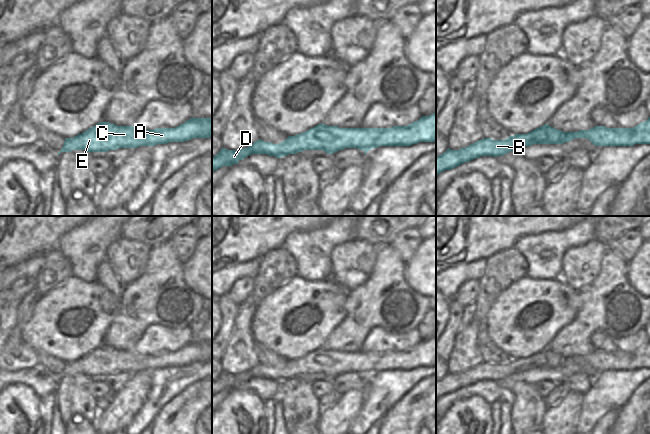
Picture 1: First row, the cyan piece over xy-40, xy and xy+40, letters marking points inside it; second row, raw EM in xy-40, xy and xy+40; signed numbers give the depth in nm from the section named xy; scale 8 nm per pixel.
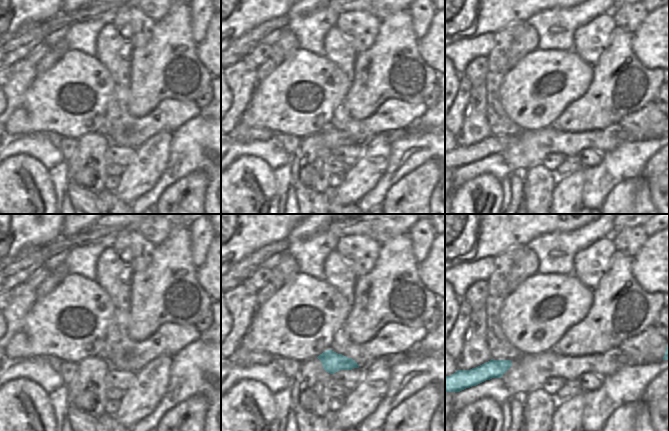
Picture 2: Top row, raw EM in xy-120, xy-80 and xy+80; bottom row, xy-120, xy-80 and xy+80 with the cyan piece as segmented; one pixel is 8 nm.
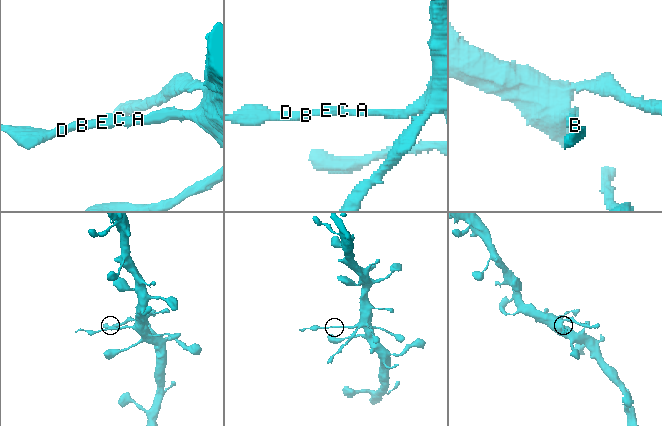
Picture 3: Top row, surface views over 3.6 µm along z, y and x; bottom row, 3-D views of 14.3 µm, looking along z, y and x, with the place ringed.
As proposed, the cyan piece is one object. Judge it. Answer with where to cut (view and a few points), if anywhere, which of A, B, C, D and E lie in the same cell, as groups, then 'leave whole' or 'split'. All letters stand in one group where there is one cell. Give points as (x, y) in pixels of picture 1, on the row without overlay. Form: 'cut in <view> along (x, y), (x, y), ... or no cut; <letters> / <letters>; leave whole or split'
cut in xy along (287, 362), (290, 368), (297, 373), (303, 374); A C E / B D; split

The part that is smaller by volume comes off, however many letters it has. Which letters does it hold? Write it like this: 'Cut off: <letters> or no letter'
Cut off: B, D

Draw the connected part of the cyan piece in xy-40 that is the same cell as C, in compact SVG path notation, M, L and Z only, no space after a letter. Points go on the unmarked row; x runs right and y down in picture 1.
M191 342L175 352L155 352L139 354L134 350L117 350L109 346L99 346L85 356L66 362L72 374L87 376L107 376L119 372L155 370L169 366L185 366L193 362L212 360L212 342Z

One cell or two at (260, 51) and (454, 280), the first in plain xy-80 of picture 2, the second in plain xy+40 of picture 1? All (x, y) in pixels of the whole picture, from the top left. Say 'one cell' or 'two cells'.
two cells

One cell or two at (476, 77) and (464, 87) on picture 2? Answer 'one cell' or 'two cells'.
two cells

